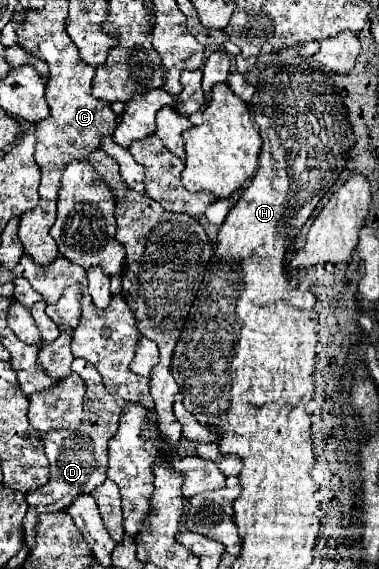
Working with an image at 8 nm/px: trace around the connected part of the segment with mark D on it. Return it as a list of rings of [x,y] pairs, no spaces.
[[[75,359],[73,371],[87,385],[87,393],[85,393],[85,401],[83,401],[85,417],[83,417],[83,423],[79,425],[79,429],[75,429],[73,433],[57,431],[57,433],[47,433],[43,439],[45,441],[45,455],[47,455],[49,465],[51,465],[51,477],[49,477],[47,485],[31,489],[27,493],[27,503],[31,509],[25,515],[23,529],[25,529],[25,545],[29,547],[29,551],[37,545],[35,543],[35,535],[37,535],[35,527],[37,527],[39,515],[69,509],[71,503],[79,495],[91,493],[97,485],[101,485],[107,479],[105,477],[105,473],[107,473],[107,443],[119,429],[121,413],[131,405],[105,389],[101,375],[97,373],[97,369],[93,369],[93,365],[89,365],[89,361]]]

